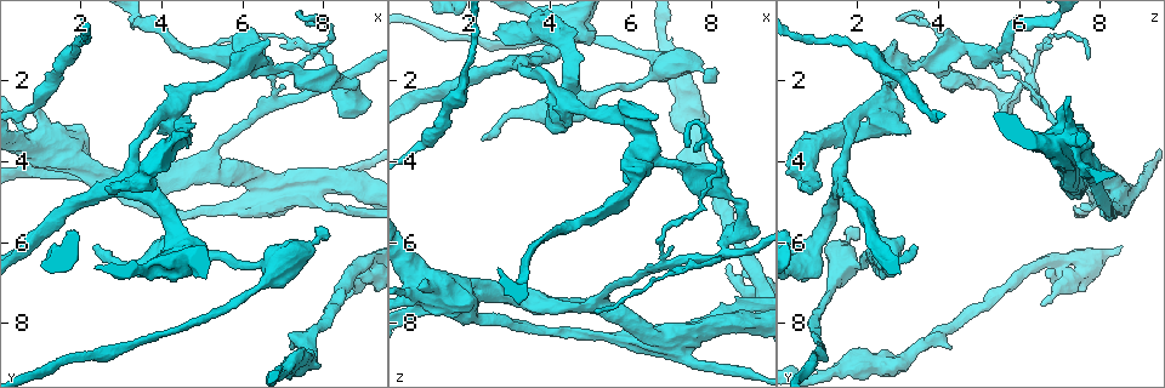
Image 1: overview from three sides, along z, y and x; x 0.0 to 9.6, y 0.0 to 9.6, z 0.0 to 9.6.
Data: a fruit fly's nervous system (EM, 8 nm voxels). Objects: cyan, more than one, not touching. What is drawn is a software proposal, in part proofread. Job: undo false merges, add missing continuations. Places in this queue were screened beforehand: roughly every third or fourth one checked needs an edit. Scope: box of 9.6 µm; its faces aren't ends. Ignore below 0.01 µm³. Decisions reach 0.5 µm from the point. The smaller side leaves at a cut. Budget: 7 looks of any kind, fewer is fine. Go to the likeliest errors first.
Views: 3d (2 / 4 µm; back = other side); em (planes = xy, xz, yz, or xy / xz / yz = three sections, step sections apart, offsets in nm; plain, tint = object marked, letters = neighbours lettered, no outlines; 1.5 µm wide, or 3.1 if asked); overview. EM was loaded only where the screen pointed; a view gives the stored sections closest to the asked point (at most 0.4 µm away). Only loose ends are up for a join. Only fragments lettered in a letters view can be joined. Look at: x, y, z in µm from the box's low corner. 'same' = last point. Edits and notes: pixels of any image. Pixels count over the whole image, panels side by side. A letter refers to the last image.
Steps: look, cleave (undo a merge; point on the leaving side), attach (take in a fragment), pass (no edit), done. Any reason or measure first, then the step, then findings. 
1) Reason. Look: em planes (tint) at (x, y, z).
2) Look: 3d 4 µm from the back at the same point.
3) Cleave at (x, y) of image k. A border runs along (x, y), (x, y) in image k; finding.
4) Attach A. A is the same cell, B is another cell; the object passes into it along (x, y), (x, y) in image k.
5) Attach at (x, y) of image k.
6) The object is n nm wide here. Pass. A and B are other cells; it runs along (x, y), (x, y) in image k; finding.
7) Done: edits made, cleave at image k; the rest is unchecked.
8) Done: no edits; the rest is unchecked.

Look: em yz step 8 (tint) at (2.60, 4.70, 0.85).

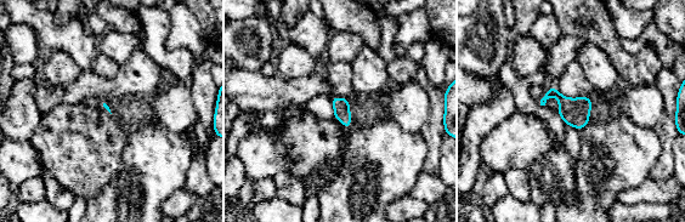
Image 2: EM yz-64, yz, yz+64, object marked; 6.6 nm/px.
Another direction. Look: em planes (letters) at the same point.

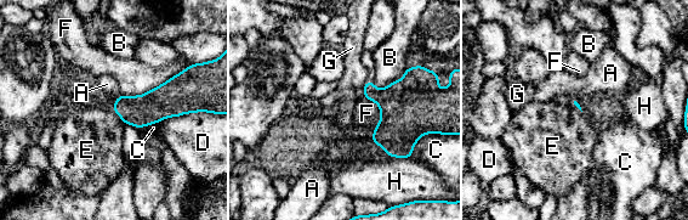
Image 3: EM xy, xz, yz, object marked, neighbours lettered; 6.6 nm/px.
Pass. A, B, C, D, E, F, G and H are other cells; a border runs along (113, 108), (124, 124) in image 3; no lettered fragment goes on from it.

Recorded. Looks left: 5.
Four arms meet. Look: em xz step 4 (tint) at (4.20, 2.70, 2.35).

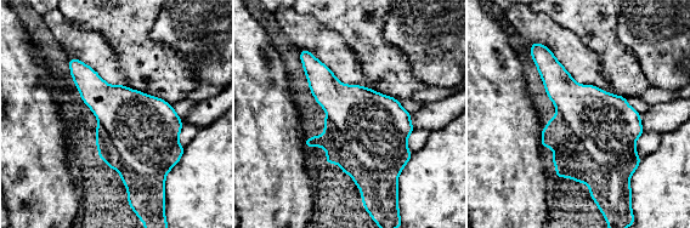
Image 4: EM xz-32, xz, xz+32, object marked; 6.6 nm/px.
Another direction. Look: em planes (letters) at the same point.

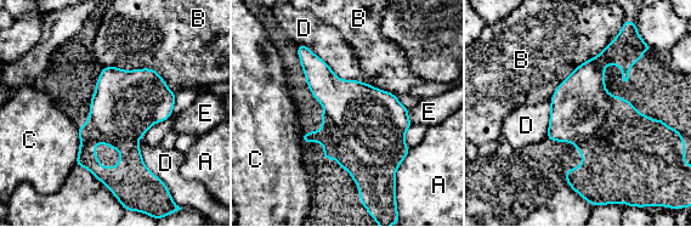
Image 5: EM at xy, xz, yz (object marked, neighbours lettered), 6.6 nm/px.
Pass. A, B, C, D and E are other cells; a border runs along (102, 66), (152, 68), (175, 95) in image 5; one neuron here.

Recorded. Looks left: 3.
Sharp bend. Look: em planes (tint) at (8.40, 2.05, 6.20).

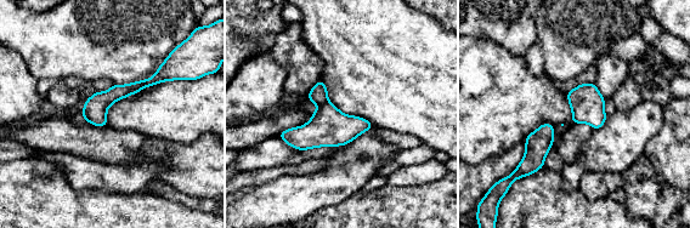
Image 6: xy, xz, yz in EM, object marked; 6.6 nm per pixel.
Look: em planes (letters) at the same point.

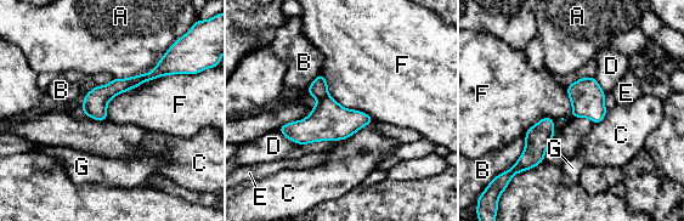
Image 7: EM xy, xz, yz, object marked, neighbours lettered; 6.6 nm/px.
The object is 160 nm wide here. Cleave at (328, 120) of image 7. A, B, C, D, E, F and G are other cells; a border runs along (327, 95), (318, 100) in image 7; two neurons meet here.

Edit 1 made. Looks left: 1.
Done: edits made, cleave at image 7; the rest is unchecked.

